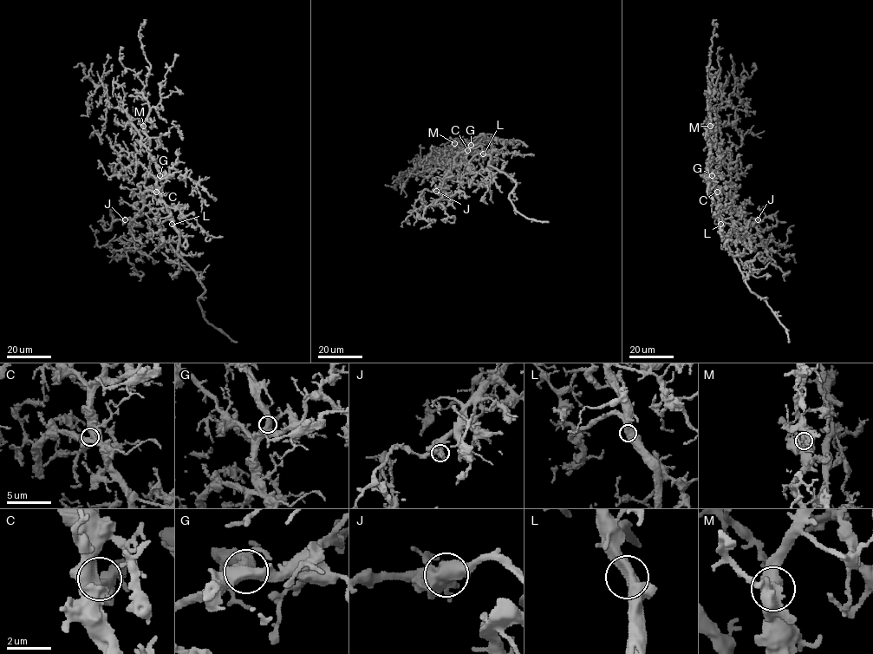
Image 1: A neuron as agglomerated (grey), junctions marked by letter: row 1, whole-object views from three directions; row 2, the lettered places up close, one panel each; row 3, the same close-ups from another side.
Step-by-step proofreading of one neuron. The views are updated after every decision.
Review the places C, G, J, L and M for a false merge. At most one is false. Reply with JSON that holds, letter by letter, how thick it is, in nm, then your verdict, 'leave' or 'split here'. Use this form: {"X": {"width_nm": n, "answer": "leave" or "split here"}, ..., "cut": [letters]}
{"C": {"width_nm": 500, "answer": "leave"}, "G": {"width_nm": 550, "answer": "leave"}, "J": {"width_nm": 600, "answer": "leave"}, "L": {"width_nm": 600, "answer": "leave"}, "M": {"width_nm": 500, "answer": "leave"}, "cut": []}

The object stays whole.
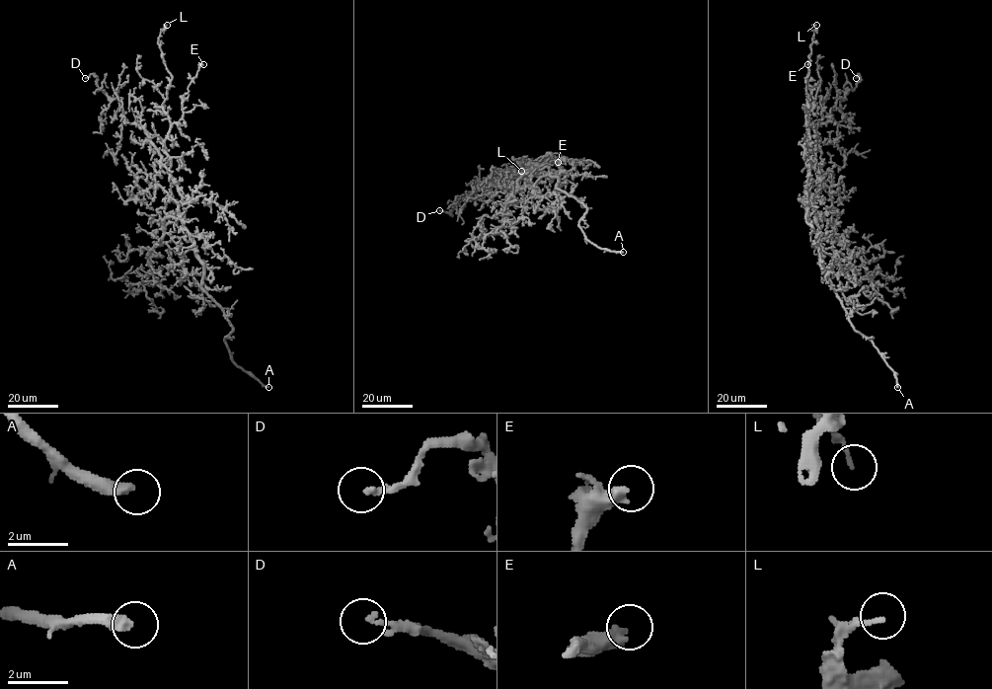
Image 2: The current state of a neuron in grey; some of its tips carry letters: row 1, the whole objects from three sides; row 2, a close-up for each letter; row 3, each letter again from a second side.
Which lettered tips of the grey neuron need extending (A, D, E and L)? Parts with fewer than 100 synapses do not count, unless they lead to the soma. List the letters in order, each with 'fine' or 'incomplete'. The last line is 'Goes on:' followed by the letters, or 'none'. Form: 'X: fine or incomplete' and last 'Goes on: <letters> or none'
A: incomplete
D: fine
E: fine
L: fine
Goes on: A

